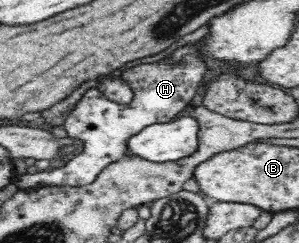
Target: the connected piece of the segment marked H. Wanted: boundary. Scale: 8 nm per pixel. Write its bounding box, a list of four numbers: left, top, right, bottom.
[16,45,205,190]

